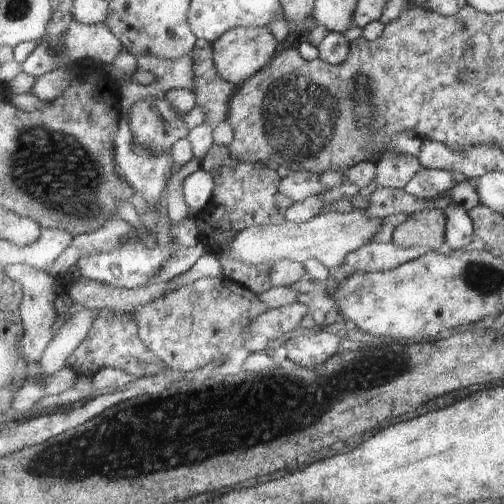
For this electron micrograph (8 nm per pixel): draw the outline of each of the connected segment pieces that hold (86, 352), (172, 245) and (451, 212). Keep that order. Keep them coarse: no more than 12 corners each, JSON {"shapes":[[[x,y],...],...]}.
{"shapes":[[[98,313],[67,358],[78,375],[113,367],[153,377],[166,364],[136,318]],[[183,246],[87,255],[87,279],[120,289],[147,285]],[[453,202],[446,217],[446,245],[468,249],[474,220]]]}

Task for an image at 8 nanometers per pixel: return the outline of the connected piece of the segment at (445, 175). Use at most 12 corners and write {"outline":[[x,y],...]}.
{"outline":[[421,167],[404,189],[431,200],[456,183],[451,171]]}

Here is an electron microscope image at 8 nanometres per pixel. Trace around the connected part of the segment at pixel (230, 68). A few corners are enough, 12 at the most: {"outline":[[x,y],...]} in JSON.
{"outline":[[268,26],[232,28],[214,61],[239,87],[279,54]]}

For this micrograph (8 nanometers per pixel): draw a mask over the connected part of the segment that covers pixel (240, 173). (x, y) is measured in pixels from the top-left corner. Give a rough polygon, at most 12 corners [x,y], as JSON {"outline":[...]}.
{"outline":[[214,144],[201,169],[215,198],[200,242],[220,257],[249,227],[288,220],[273,165]]}

